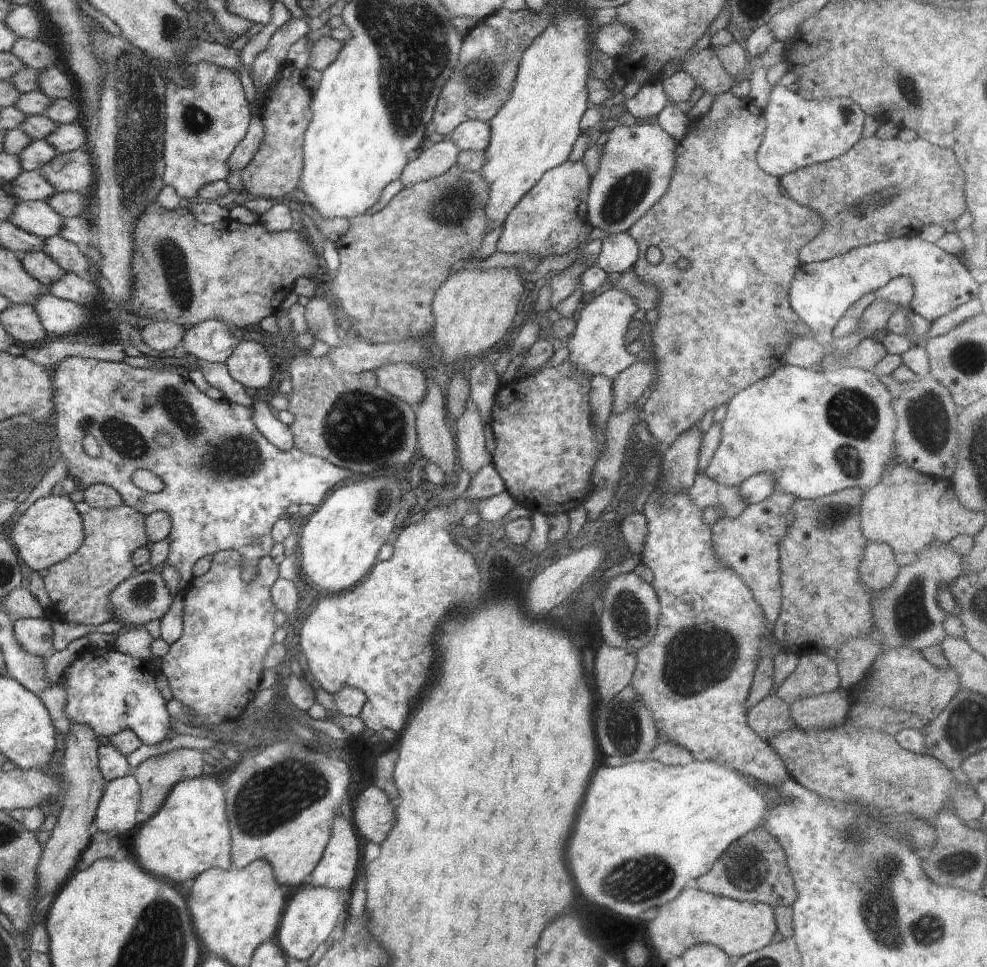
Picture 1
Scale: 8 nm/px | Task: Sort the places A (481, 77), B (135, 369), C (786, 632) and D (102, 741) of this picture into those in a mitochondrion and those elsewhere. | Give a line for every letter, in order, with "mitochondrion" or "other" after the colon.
A: mitochondrion
B: other
C: other
D: other

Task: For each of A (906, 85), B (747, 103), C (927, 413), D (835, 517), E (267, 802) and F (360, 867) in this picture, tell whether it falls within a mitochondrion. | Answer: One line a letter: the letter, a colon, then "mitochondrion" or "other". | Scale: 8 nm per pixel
A: mitochondrion
B: other
C: mitochondrion
D: mitochondrion
E: mitochondrion
F: other

